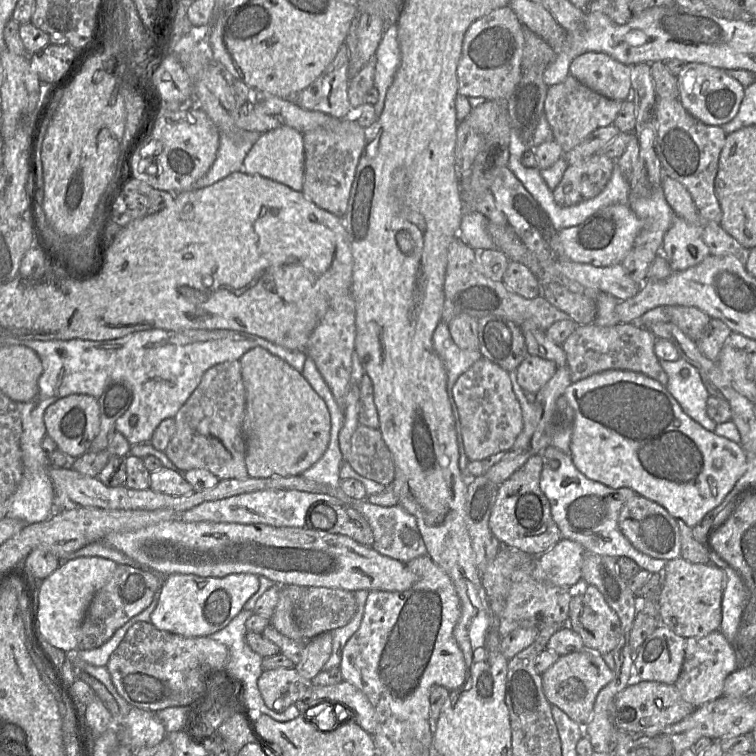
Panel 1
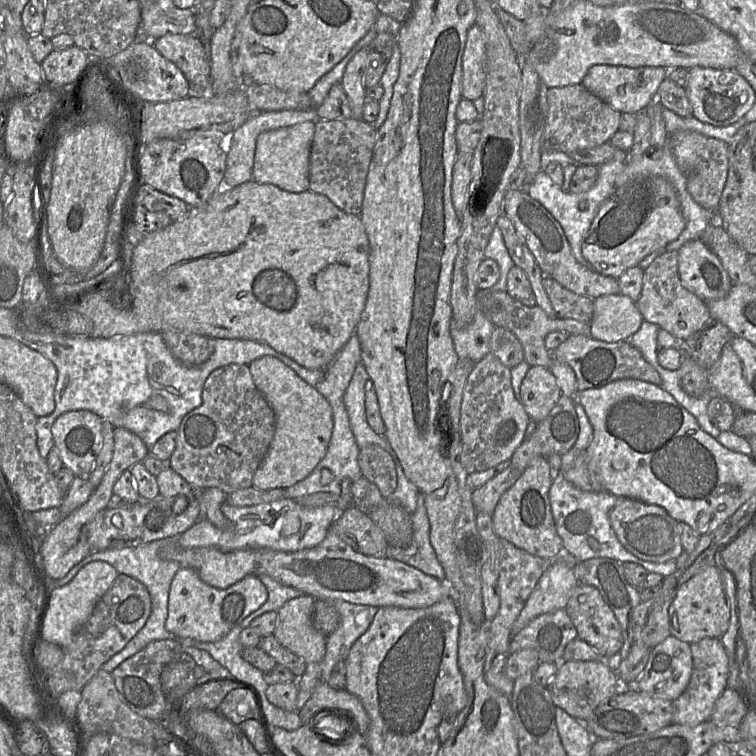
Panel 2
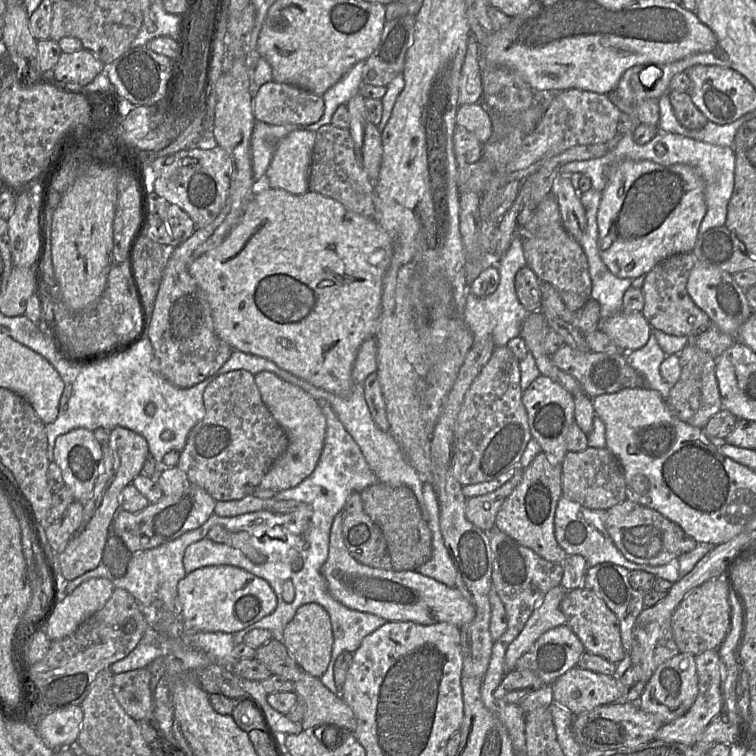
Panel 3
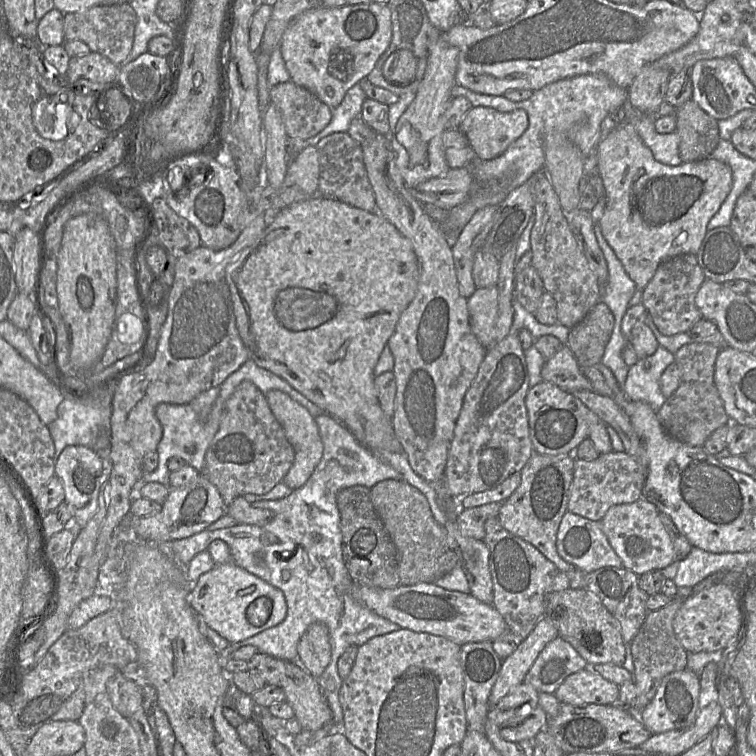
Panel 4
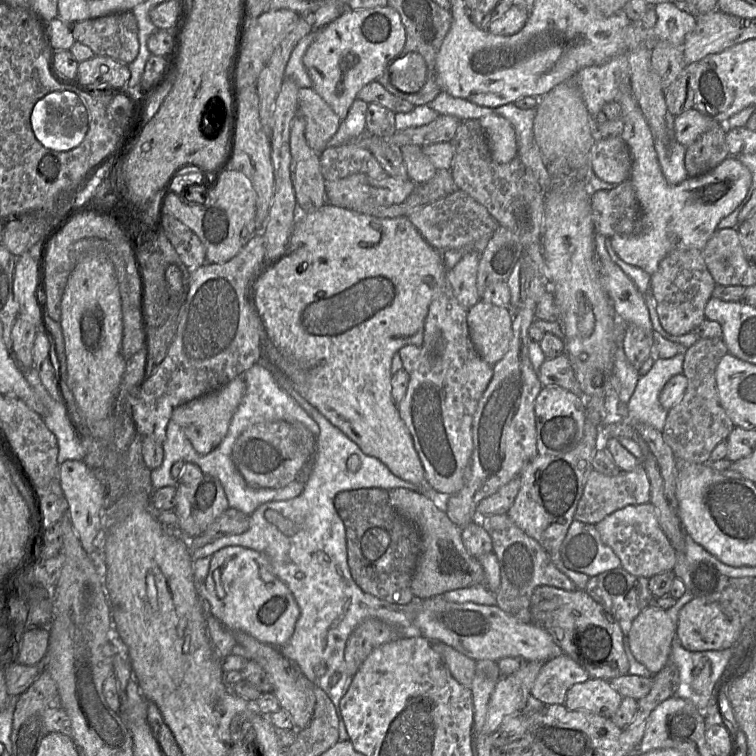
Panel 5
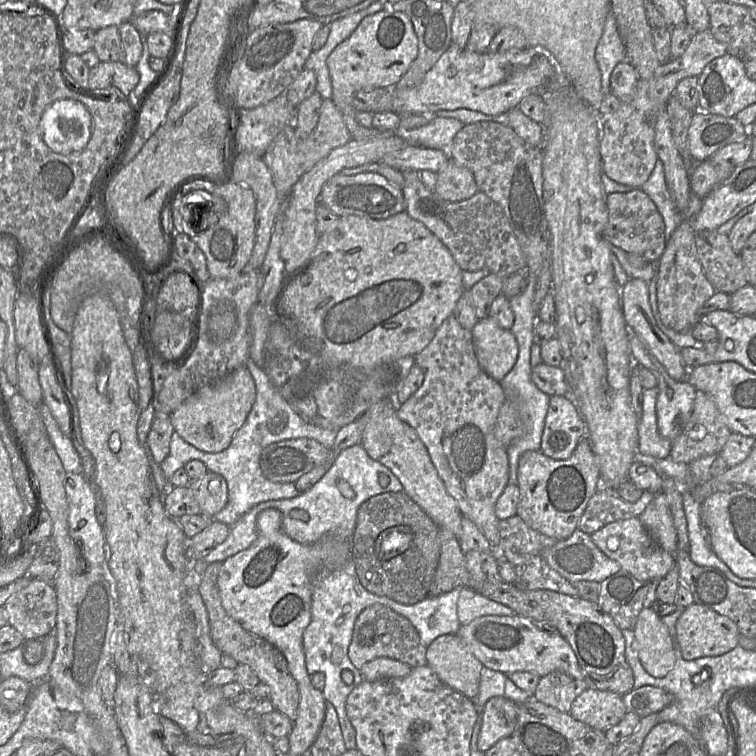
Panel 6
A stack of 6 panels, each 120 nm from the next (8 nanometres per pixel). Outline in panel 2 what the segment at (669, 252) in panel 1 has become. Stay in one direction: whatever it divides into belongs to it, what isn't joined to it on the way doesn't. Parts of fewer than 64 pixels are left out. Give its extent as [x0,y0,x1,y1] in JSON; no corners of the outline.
[678,239,733,303]

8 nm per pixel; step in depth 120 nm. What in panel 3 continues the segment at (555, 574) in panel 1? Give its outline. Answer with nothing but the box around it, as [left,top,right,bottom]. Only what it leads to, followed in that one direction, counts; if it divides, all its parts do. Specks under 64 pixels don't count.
[506,585,566,671]

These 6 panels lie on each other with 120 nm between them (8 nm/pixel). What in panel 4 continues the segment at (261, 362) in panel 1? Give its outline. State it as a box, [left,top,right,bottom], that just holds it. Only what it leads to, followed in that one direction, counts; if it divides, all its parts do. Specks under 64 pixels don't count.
[265,390,323,490]

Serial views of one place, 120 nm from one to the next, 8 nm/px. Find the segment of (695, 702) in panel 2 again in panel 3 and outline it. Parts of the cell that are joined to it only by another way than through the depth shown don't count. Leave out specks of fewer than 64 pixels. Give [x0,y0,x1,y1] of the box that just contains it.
[655,650,724,745]

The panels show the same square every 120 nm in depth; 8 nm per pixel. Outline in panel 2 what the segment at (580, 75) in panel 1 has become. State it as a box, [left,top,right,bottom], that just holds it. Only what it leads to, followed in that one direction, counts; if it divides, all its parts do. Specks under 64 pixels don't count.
[582,65,670,113]

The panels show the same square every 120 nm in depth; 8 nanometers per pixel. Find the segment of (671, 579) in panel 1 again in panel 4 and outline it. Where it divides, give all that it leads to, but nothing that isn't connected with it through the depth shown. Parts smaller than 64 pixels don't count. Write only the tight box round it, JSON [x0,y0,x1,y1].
[673,582,741,653]

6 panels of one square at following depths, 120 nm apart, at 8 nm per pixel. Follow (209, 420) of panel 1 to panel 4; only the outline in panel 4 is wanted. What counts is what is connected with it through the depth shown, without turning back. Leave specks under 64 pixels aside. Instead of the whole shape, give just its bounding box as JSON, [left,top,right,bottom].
[200,380,294,507]

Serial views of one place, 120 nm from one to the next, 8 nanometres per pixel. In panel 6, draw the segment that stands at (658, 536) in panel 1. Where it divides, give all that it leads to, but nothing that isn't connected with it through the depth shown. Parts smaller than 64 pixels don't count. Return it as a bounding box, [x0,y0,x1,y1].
[592,517,676,581]

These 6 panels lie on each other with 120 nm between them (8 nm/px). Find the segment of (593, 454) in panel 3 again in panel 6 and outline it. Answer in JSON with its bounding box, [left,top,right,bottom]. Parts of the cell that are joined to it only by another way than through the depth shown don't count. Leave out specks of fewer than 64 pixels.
[578,487,655,535]

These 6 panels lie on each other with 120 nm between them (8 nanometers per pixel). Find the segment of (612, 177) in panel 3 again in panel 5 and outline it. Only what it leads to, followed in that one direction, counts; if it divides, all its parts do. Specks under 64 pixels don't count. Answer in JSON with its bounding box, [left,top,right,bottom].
[609,78,751,275]

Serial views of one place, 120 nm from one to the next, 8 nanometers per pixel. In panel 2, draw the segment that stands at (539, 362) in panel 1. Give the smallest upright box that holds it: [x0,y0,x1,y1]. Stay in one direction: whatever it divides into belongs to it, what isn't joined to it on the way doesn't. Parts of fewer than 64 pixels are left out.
[520,366,562,423]

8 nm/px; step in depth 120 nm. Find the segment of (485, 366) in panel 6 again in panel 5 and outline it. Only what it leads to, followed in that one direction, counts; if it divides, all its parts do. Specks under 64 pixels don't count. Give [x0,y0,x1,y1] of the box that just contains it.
[467,298,512,366]

